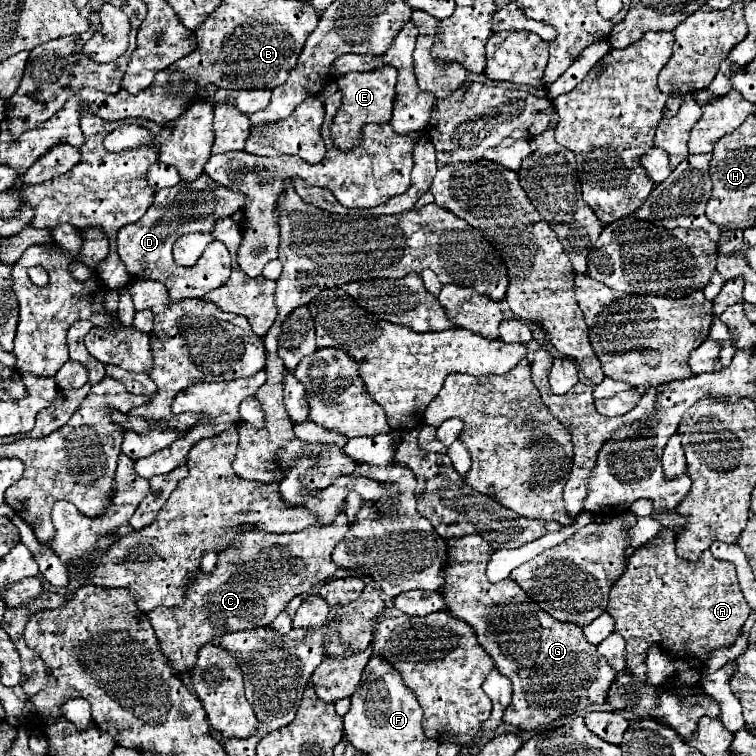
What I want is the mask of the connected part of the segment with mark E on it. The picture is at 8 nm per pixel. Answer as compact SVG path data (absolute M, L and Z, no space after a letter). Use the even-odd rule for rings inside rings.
M384 66L378 72L348 72L336 80L342 92L342 106L332 122L332 140L340 150L352 150L362 140L362 128L370 122L390 122L392 102L396 90L396 68Z

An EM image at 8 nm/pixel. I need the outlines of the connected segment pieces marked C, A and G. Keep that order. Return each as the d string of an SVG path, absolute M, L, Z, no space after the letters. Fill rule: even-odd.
M340 514L330 526L308 526L292 534L242 532L238 540L218 554L212 572L190 576L186 596L180 606L158 606L148 620L160 642L160 652L168 658L176 676L190 674L198 650L234 630L252 630L268 626L286 608L288 600L310 592L318 582L328 580L336 572L332 562L334 546L348 532L346 514Z
M662 530L632 554L626 572L610 590L606 612L616 620L616 632L626 638L626 666L644 682L650 646L658 646L672 660L700 660L704 666L716 648L736 642L750 606L742 596L734 564L714 558L710 550L698 562L682 560L674 552L672 532Z
M470 534L464 536L464 540L450 538L446 540L446 548L450 558L446 558L446 568L442 570L442 578L446 580L446 584L440 588L440 592L444 594L442 598L446 600L446 610L474 628L478 644L494 660L496 670L508 676L512 682L514 694L510 706L504 712L504 724L514 726L518 732L538 732L550 728L552 722L564 716L606 702L606 692L616 676L616 670L608 664L604 656L598 654L596 646L584 638L580 626L574 626L570 622L558 622L556 618L552 618L548 612L538 608L538 604L534 604L512 578L490 582L486 578L486 564L494 554L494 548L486 544L482 536Z

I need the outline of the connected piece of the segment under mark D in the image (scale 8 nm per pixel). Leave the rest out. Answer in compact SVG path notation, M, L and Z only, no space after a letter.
M202 174L194 182L180 182L172 188L162 188L154 194L154 204L134 224L128 224L118 232L118 254L126 264L132 278L150 278L162 282L174 300L202 298L206 292L220 288L230 278L230 252L222 242L212 242L192 268L178 266L172 258L174 242L190 230L212 230L214 222L232 216L244 206L246 196L242 192L218 186L208 174Z

